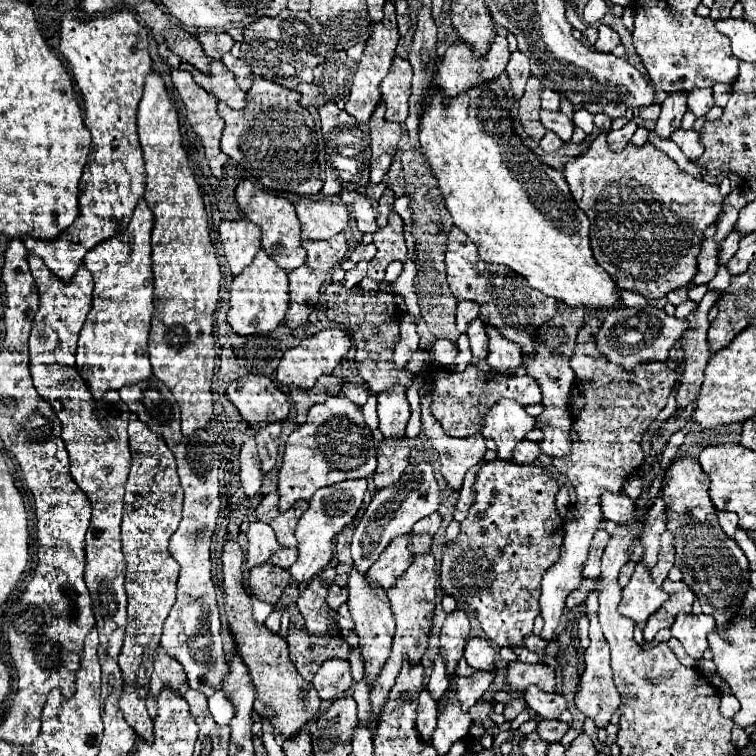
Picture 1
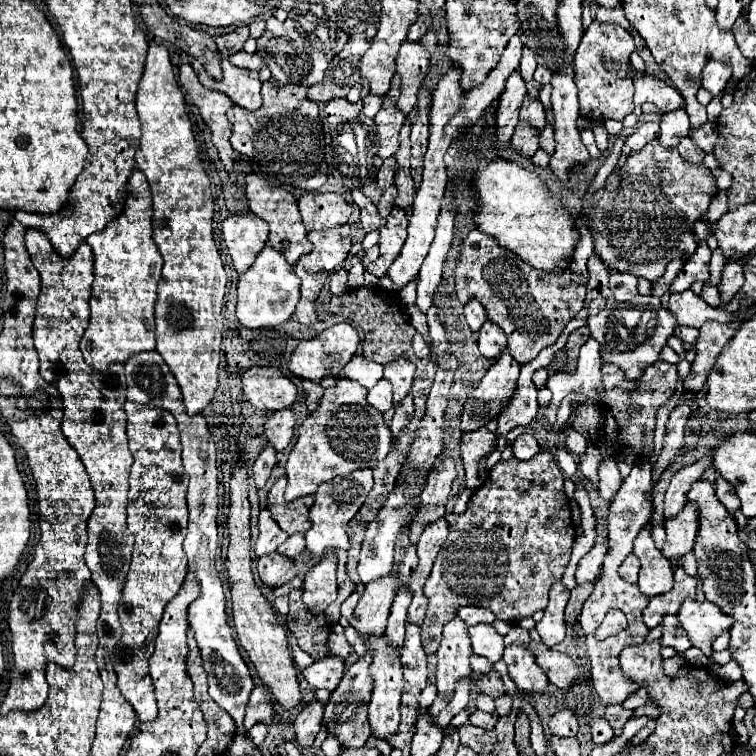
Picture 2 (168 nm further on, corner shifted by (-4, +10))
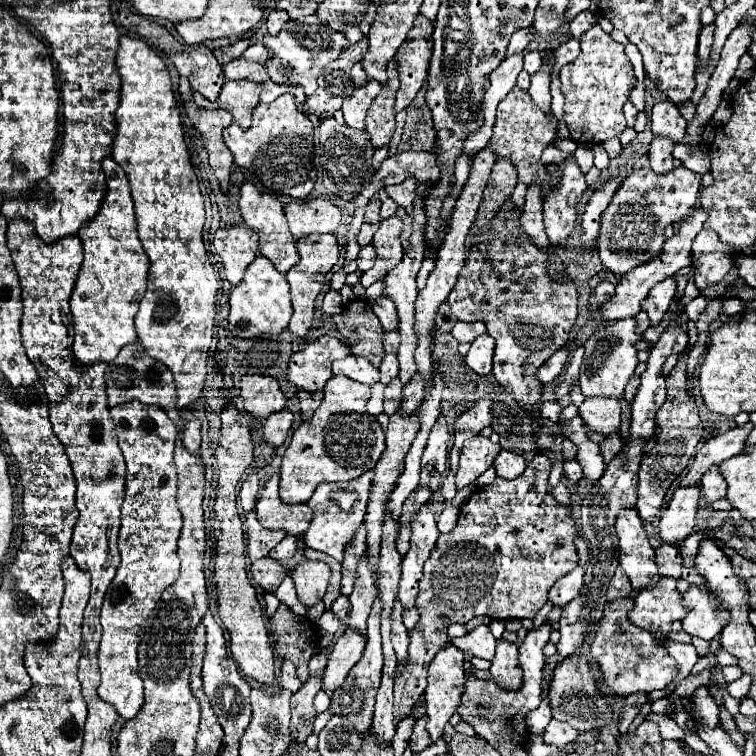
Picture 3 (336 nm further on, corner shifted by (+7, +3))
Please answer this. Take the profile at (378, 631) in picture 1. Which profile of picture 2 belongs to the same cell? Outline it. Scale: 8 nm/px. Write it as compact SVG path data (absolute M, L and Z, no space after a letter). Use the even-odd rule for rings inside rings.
M385 636L371 638L369 648L375 652L375 660L371 664L371 676L375 680L375 688L373 688L373 696L369 702L369 726L375 738L387 740L389 736L399 732L399 698L401 698L401 688L403 688L401 662L397 660L397 654L391 650L391 646L387 644Z

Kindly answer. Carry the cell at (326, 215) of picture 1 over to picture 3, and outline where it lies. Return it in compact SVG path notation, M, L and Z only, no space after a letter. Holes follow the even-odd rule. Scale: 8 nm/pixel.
M328 199L290 203L284 207L284 213L294 239L306 237L310 233L336 233L342 217L340 209Z

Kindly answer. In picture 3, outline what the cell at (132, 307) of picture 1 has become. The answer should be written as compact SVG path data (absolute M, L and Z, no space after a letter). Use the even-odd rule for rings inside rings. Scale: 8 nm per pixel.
M110 157L102 161L102 169L106 175L108 193L96 217L78 231L84 247L84 261L70 297L70 311L74 317L72 353L82 365L92 365L98 361L112 363L124 345L138 341L134 315L140 299L144 297L150 267L136 231L128 177L124 169Z

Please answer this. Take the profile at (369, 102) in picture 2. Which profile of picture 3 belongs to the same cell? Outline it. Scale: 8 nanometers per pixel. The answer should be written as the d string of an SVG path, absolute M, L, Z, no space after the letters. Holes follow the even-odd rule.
M366 81L362 87L354 89L354 93L350 97L344 99L342 111L344 111L344 121L348 127L354 129L364 129L364 117L366 111L370 107L370 103L374 101L374 97L380 93L382 85L376 81Z

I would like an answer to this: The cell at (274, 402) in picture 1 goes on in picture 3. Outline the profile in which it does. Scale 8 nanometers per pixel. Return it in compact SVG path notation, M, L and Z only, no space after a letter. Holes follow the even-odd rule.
M244 375L240 397L244 401L244 409L258 419L266 419L270 413L286 407L286 397L280 391L278 381L268 375Z

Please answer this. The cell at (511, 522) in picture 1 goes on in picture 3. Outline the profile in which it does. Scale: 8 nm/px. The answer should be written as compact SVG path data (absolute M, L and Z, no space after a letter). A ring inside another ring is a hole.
M538 453L524 469L524 473L512 481L496 477L492 485L478 487L470 499L460 505L460 517L456 527L438 537L432 555L424 565L424 577L420 581L420 593L416 599L416 609L420 611L420 621L410 633L408 665L400 667L394 677L394 725L412 713L418 697L426 689L426 669L434 659L436 651L446 645L446 629L452 623L468 623L472 617L484 615L490 619L534 619L542 605L548 601L550 587L568 571L578 565L578 555L574 547L574 537L578 535L572 511L556 503L548 493L550 459Z

